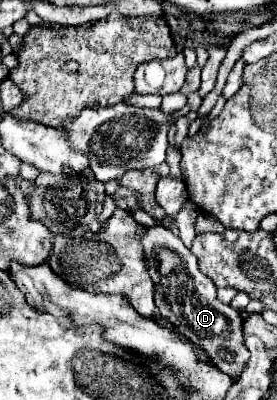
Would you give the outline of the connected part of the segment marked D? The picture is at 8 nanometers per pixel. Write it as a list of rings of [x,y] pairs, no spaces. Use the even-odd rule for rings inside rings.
[[[160,224],[148,228],[146,236],[142,238],[142,246],[144,254],[150,260],[148,272],[156,286],[156,312],[172,320],[180,328],[180,332],[188,336],[194,344],[200,344],[222,372],[238,378],[250,358],[250,352],[244,346],[242,318],[238,310],[218,300],[214,282],[200,272],[198,260],[168,228]]]

